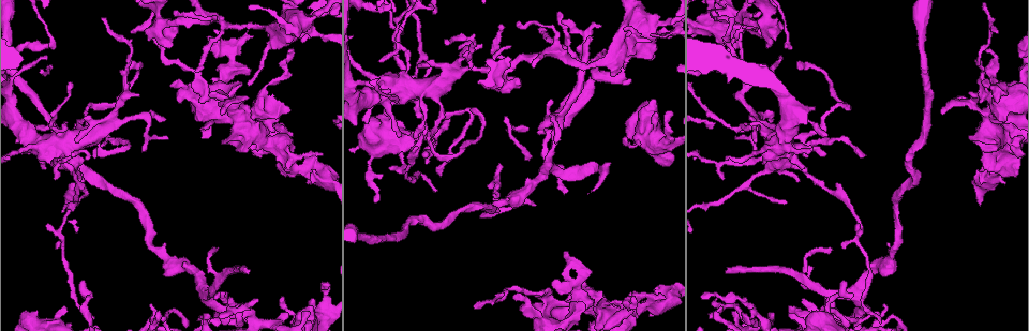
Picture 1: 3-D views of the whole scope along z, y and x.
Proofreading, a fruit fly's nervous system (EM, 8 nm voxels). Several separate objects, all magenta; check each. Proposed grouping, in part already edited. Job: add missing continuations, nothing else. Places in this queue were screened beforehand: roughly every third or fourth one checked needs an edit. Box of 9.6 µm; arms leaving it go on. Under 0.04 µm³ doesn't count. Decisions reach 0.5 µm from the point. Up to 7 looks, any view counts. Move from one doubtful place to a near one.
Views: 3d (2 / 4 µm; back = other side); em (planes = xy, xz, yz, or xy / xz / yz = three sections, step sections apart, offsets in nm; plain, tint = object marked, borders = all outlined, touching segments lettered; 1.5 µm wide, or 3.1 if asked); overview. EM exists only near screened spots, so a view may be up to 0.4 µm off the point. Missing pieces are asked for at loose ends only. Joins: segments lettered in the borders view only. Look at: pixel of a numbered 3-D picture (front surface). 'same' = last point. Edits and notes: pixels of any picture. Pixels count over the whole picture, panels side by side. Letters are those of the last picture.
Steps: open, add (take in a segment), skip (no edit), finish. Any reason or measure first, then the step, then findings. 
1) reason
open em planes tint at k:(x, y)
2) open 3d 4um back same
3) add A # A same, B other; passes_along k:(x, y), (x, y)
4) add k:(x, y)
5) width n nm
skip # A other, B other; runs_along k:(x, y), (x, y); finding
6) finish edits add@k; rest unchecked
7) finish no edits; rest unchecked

tapers out
open 3d 2um at 1:(518, 23)

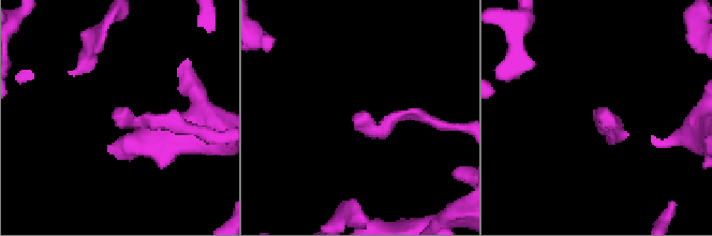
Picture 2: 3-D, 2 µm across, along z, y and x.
open em planes tint at 2:(112, 118)

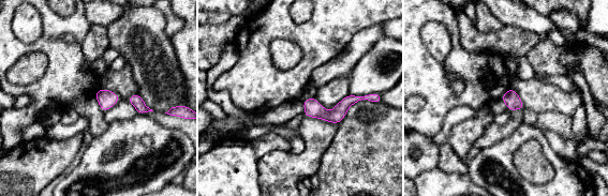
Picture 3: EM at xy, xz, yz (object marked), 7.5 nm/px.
what lies round it
open em planes borders same

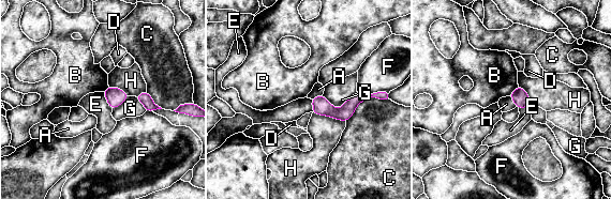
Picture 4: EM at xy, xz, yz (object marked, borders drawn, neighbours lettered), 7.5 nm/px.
width 120 nm
skip # A other, B other, C other, D other, E other, F other, G other, H other; border 4:(103, 91), (104, 97), (112, 110); no lettered segment goes on from it

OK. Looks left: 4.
branch stops here
open em planes tint at 1:(768, 316)

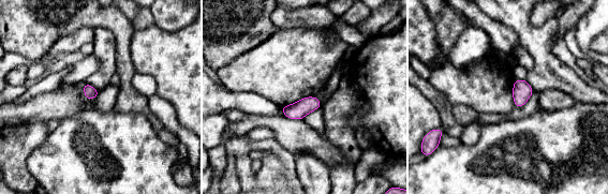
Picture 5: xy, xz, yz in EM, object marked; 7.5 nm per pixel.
open em planes borders same

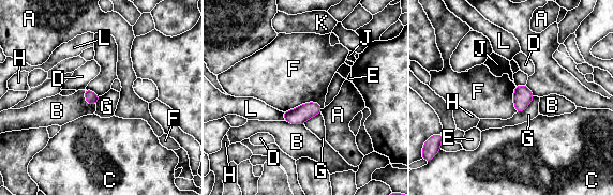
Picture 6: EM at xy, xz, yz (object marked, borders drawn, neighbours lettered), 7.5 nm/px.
skip # A other, B other, C other, D other, E other, F other, G other, H other, J other, K other, L other; border 6:(323, 107), (304, 102), (282, 111); none of them fits

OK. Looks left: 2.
branch stops here
open 3d 2um at 1:(247, 272)

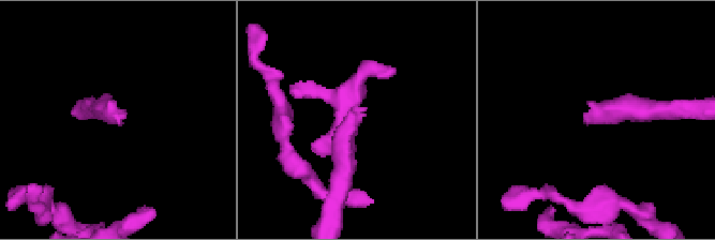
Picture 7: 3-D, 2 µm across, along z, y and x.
shape alone is not enough
open em planes borders at 7:(365, 107)

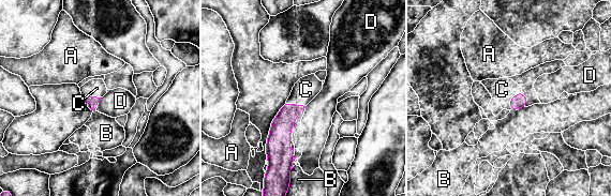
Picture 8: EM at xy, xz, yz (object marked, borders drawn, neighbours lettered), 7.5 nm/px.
add C # A other, B other, C same, D other; the neuron continues

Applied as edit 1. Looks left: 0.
finish edits add@8; rest unchecked

